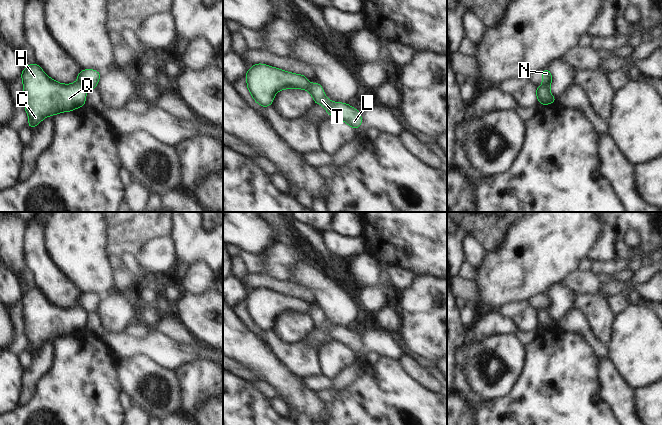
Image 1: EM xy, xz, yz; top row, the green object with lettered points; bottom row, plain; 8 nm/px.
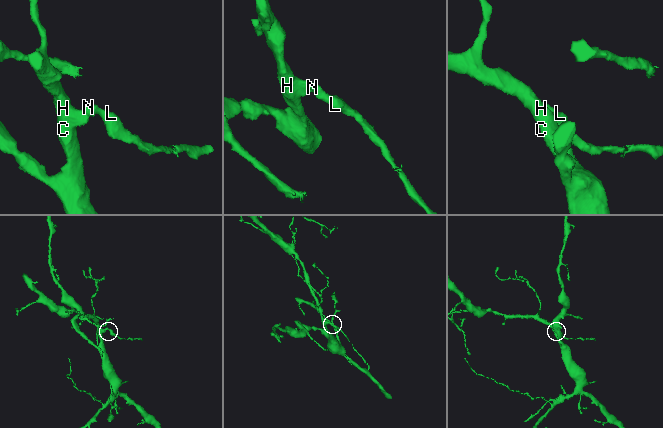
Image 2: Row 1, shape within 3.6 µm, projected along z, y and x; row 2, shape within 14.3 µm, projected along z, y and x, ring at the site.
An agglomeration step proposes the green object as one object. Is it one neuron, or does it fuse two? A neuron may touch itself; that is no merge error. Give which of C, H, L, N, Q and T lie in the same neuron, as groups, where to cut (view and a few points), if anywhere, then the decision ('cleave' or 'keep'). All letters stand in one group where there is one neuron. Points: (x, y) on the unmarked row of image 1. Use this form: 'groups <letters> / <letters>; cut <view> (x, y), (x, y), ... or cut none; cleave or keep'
groups C H Q / L N T; cut xy (78, 305), (86, 313); cleave

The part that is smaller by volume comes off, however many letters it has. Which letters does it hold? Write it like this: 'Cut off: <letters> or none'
Cut off: L, N, T

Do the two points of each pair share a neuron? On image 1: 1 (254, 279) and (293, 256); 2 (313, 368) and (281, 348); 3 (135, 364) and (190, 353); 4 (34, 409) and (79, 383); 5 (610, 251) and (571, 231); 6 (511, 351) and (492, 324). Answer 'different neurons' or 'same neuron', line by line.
1: different neurons
2: same neuron
3: different neurons
4: same neuron
5: different neurons
6: different neurons

